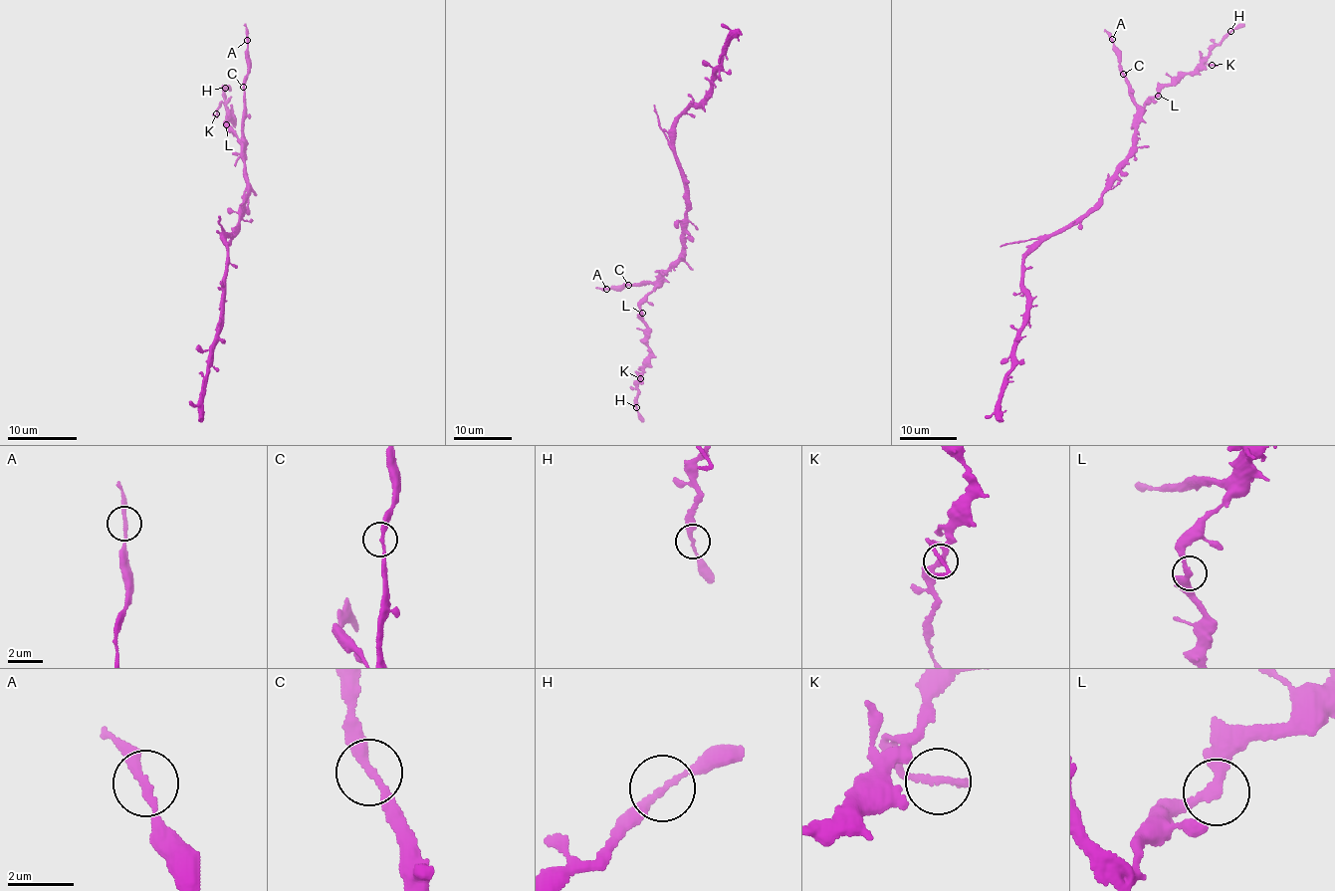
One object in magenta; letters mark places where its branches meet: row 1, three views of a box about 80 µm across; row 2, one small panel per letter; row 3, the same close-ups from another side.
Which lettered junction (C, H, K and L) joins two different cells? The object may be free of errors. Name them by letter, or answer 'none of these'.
none of these

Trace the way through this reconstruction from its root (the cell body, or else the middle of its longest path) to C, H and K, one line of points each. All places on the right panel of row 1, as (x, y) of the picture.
C: (1097, 204), (1107, 180), (1130, 153), (1135, 130), (1137, 104), (1131, 84), (1123, 74)
H: (1097, 204), (1107, 180), (1130, 153), (1135, 113), (1166, 86), (1195, 70), (1206, 59), (1209, 50), (1230, 31)
K: (1097, 204), (1107, 180), (1130, 153), (1135, 113), (1166, 86), (1195, 70), (1204, 58), (1212, 65)

